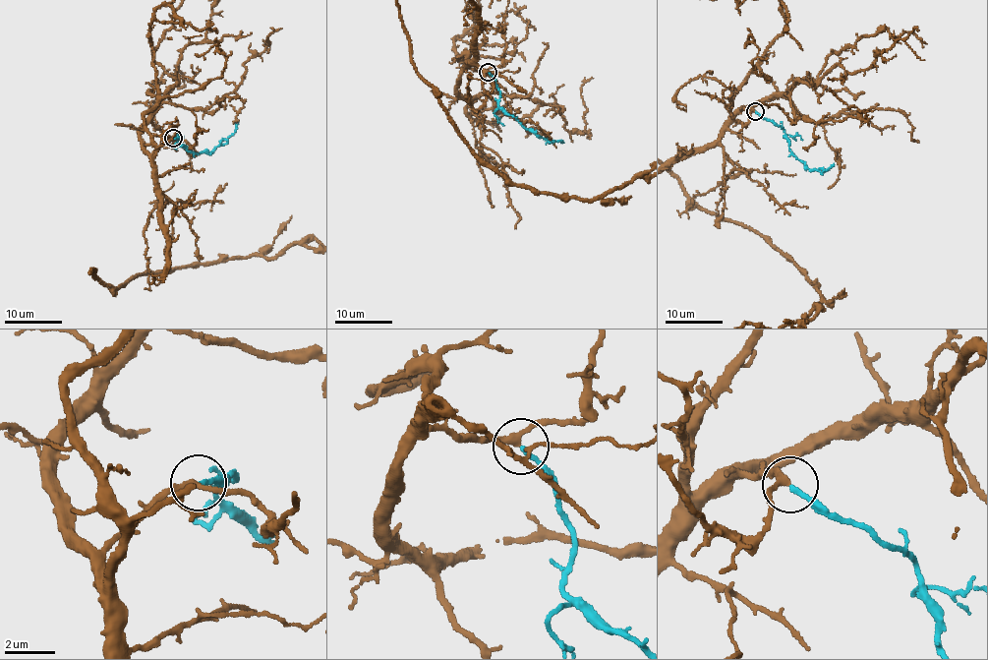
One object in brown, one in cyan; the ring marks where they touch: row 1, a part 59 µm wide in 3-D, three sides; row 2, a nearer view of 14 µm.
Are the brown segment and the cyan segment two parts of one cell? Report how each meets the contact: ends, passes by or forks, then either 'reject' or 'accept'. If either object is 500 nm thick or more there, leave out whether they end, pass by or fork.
brown passes by; cyan ends there; accept

